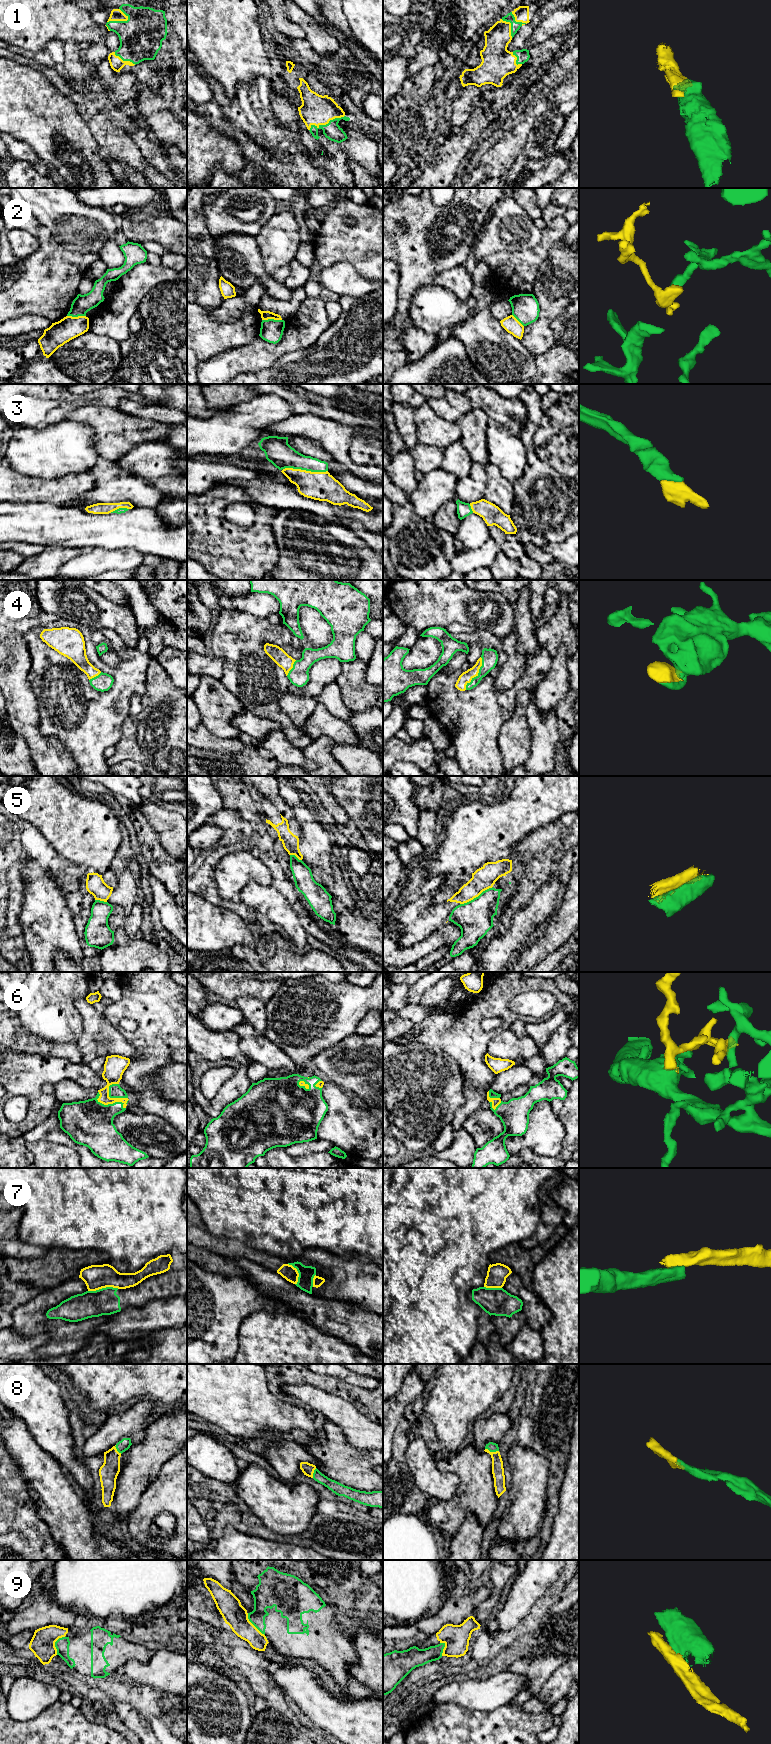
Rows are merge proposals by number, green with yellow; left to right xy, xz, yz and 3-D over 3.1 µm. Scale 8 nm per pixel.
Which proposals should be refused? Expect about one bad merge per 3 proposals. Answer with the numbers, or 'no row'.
2, 5, 7, 9

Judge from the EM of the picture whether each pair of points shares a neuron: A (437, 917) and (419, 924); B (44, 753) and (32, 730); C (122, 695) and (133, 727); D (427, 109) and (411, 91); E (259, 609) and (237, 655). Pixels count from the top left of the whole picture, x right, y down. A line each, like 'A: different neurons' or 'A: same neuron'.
A: same neuron
B: same neuron
C: different neurons
D: same neuron
E: different neurons

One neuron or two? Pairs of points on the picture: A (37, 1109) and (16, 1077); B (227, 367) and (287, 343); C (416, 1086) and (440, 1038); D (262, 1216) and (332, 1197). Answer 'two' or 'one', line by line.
A: one
B: one
C: two
D: one

